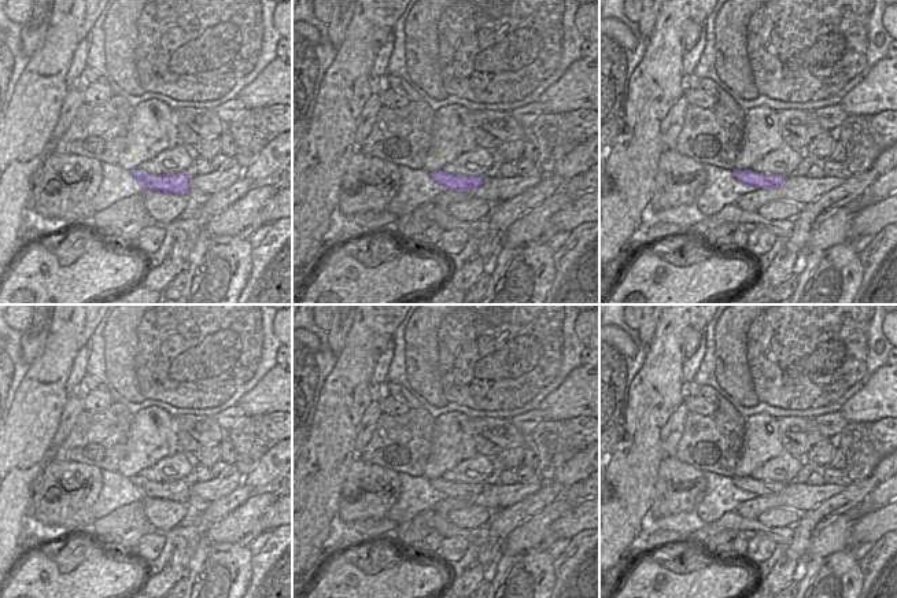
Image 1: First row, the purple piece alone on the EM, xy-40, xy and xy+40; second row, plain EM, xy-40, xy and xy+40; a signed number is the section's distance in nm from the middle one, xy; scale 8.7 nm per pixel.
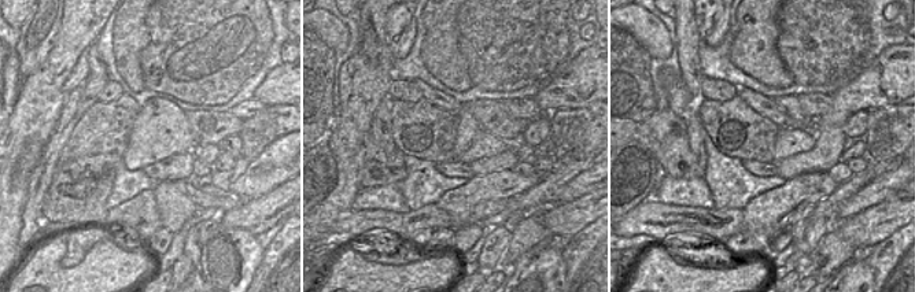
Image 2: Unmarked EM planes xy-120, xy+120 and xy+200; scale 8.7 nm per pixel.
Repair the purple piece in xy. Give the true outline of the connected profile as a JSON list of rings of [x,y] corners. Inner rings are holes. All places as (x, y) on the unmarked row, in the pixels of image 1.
[[[444,477],[429,480],[433,488],[446,494],[448,498],[470,498],[483,492],[486,483],[454,483]]]

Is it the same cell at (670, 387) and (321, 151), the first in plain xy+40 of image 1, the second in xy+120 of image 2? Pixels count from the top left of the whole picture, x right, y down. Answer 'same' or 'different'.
different

